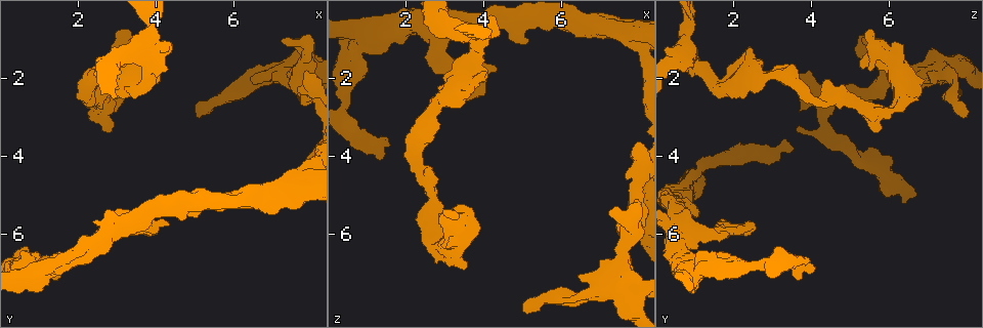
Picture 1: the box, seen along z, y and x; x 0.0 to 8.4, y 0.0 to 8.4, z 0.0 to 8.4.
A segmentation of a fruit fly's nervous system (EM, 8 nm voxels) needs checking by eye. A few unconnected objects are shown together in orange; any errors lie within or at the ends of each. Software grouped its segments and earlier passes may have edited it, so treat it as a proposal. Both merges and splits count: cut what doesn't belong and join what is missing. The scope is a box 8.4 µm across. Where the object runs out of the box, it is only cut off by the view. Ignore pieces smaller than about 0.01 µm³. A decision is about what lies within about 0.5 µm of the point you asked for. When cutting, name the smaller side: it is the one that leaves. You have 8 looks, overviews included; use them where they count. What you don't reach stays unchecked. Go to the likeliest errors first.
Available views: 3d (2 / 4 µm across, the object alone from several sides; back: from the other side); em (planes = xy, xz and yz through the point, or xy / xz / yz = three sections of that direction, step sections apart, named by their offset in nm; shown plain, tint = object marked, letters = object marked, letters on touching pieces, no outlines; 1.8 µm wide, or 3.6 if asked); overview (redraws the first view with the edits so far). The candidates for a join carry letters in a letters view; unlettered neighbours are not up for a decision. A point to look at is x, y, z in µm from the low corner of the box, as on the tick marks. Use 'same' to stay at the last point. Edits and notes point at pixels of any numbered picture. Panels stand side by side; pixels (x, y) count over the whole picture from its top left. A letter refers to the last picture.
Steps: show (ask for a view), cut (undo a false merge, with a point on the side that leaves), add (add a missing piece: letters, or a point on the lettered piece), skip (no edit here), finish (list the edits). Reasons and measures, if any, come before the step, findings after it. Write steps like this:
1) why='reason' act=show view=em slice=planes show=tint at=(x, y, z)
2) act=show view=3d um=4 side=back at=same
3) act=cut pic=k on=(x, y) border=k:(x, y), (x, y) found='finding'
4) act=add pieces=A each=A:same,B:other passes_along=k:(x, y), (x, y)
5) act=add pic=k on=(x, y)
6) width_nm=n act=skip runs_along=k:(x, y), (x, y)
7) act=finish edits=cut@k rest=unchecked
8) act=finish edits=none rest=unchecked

why='side arm on a straight run' act=show view=3d um=4 at=(3.10, 5.90, 1.60)

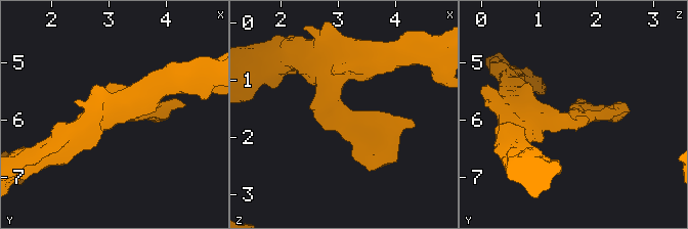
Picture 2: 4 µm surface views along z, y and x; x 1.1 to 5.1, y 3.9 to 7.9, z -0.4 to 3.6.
arms=3 arm_widths_nm=170,200,400 why='now the EM' act=show view=em slice=xy step=16 show=tint at=(3.15, 5.90, 1.65)

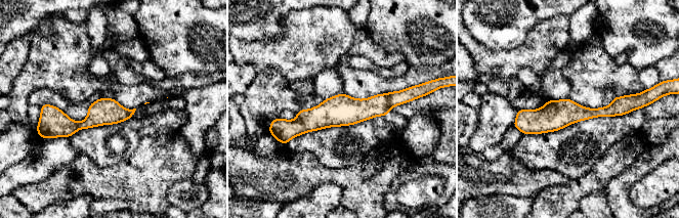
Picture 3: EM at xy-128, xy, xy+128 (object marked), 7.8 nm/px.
act=show view=em slice=planes show=letters at=same

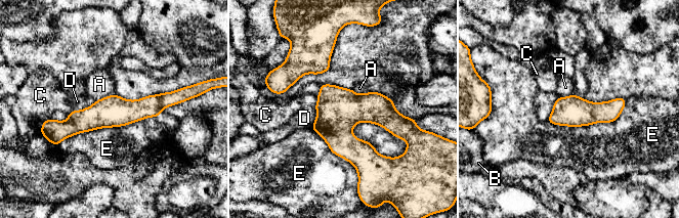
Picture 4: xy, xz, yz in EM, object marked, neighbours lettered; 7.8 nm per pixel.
act=skip each=A:other,B:other,C:other,D:other,E:other runs_along=4:(174, 96), (135, 111), (54, 123) found='continuous, no second cell'

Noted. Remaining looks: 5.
why='an open end' act=show view=em slice=planes show=plain at=(5.05, 3.00, 7.90)

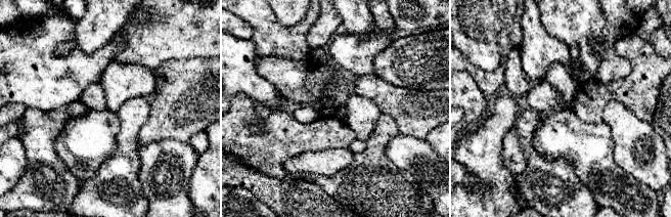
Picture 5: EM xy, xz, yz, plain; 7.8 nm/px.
why='where the object lies' act=show view=em slice=planes show=tint at=same

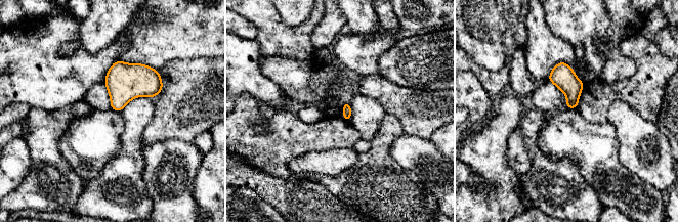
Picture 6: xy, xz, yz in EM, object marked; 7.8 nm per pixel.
act=show view=em slice=planes show=letters at=same

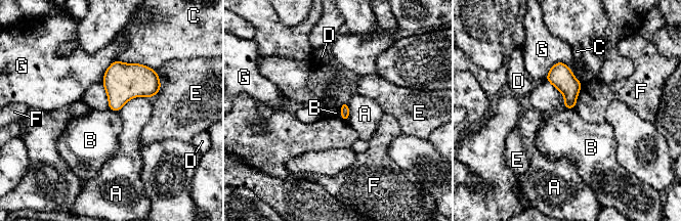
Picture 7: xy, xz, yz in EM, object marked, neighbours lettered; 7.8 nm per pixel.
act=skip each=A:other,B:other,C:other,D:other,E:other,F:other,G:other border=7:(340, 103), (341, 118) found='none of them fits'

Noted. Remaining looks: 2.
why='abrupt turn' act=show view=em slice=planes show=letters at=(7.80, 4.75, 0.90)

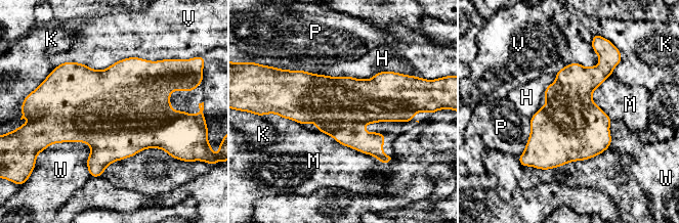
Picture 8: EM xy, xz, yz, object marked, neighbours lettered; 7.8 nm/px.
act=skip each=H:other,K:other,M:other,P:other,V:other,W:other found='continuous, no second cell'

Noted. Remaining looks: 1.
act=finish edits=none rest=unchecked

